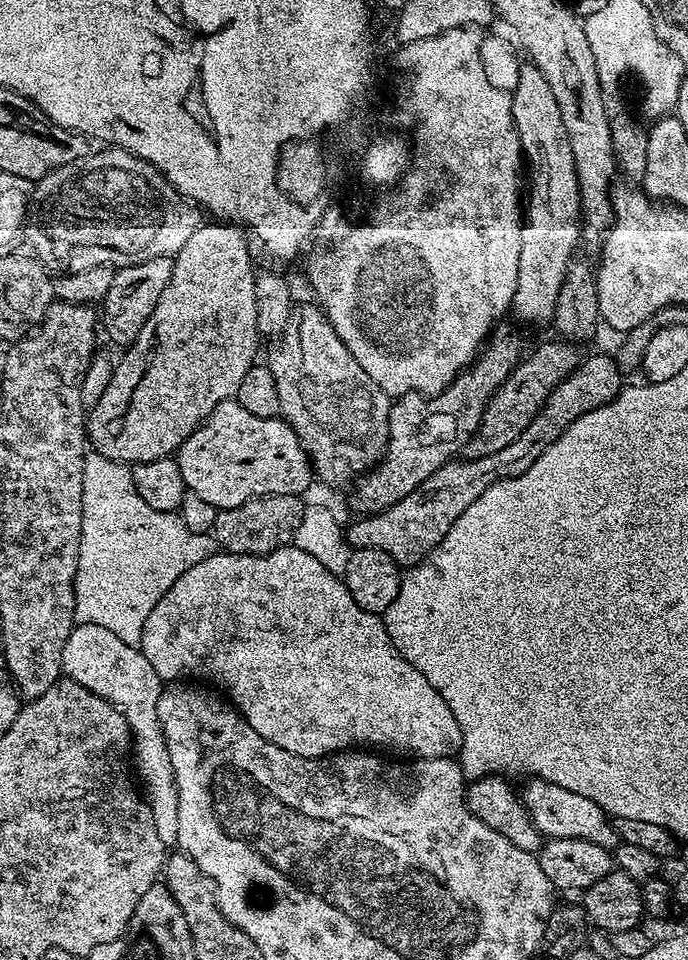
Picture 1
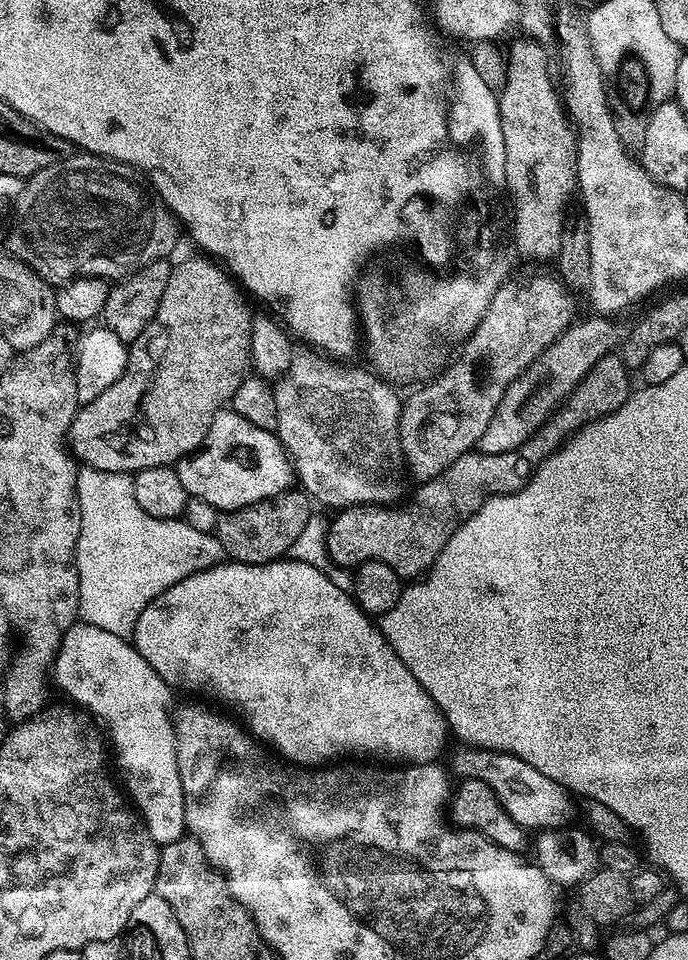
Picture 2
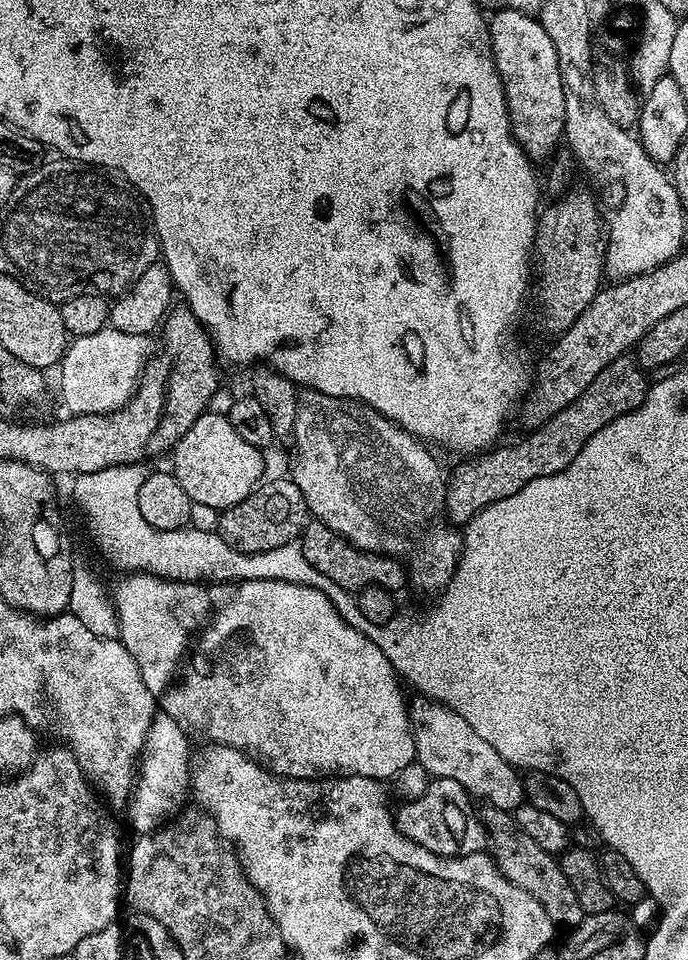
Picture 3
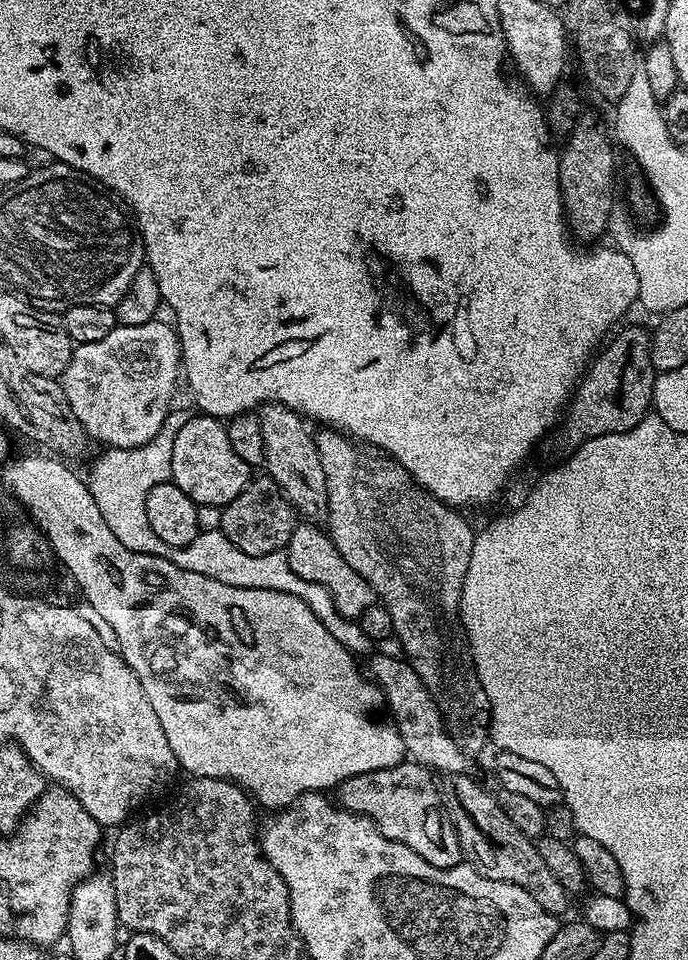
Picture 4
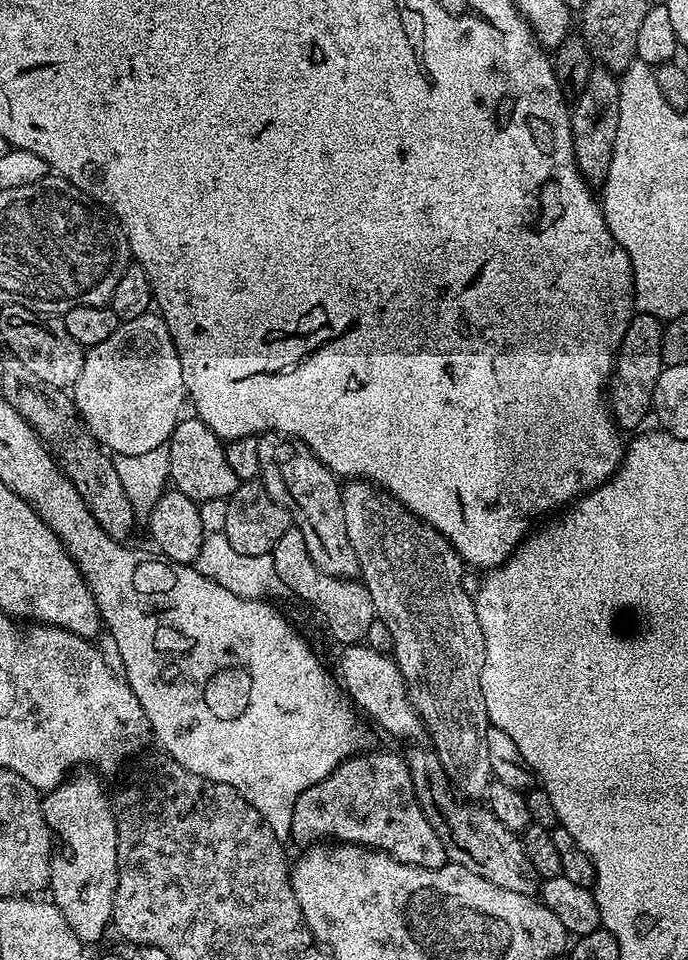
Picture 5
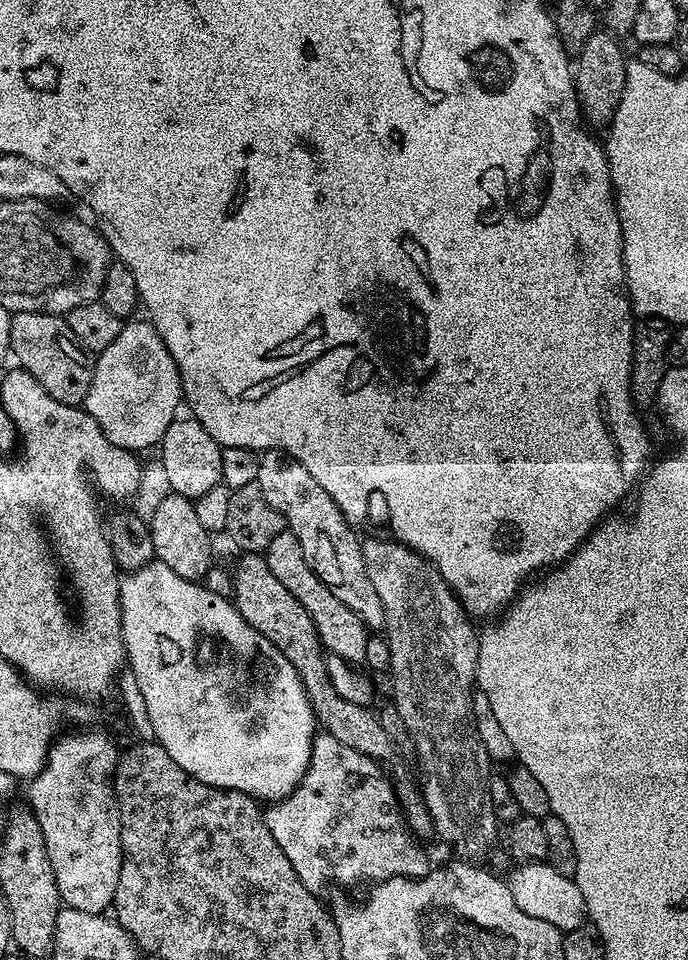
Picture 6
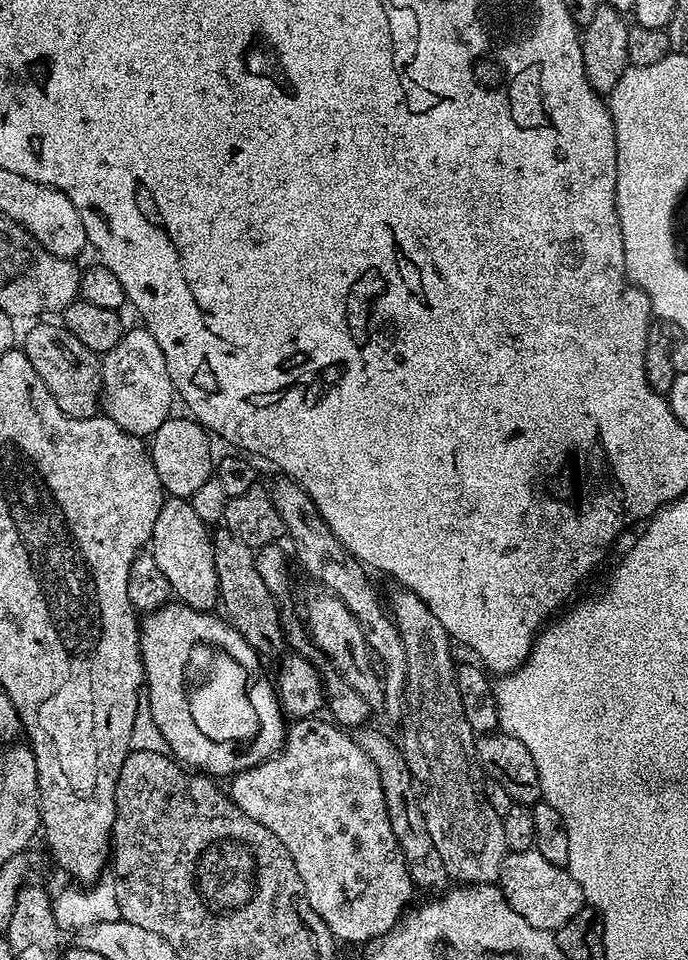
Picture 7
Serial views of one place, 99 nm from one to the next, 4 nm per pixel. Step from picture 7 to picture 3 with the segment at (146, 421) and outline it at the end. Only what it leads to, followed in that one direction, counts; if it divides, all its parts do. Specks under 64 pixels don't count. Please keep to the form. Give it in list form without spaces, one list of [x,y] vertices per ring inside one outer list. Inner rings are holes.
[[[111,326],[98,330],[98,334],[75,337],[58,365],[60,396],[67,411],[74,416],[107,416],[125,408],[145,375],[148,343],[147,336],[122,334]]]

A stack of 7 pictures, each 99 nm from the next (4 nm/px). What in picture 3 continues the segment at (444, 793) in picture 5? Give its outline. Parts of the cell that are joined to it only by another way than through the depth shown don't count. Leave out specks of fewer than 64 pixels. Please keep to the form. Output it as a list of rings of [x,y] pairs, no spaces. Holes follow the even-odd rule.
[[[485,807],[483,811],[484,826],[490,833],[490,855],[500,867],[500,873],[526,890],[526,894],[530,894],[530,898],[534,898],[538,906],[546,910],[553,925],[560,927],[561,924],[564,930],[578,926],[586,914],[582,910],[582,902],[578,902],[578,894],[574,894],[574,886],[566,882],[559,859],[553,853],[542,850],[542,846],[538,846],[538,842],[534,842],[526,830],[519,828],[513,813],[490,807]]]

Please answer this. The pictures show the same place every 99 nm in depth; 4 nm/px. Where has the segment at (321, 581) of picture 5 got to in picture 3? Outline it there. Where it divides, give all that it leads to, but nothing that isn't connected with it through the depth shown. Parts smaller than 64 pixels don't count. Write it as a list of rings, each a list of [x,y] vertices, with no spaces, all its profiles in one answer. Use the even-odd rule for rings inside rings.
[[[319,522],[309,523],[298,541],[298,547],[302,550],[302,554],[306,554],[306,562],[314,566],[318,574],[330,578],[330,582],[338,582],[338,586],[342,586],[353,594],[362,588],[368,588],[371,584],[389,590],[405,587],[405,569],[392,557],[375,552],[363,552],[362,549],[349,544],[334,530],[330,530]]]

